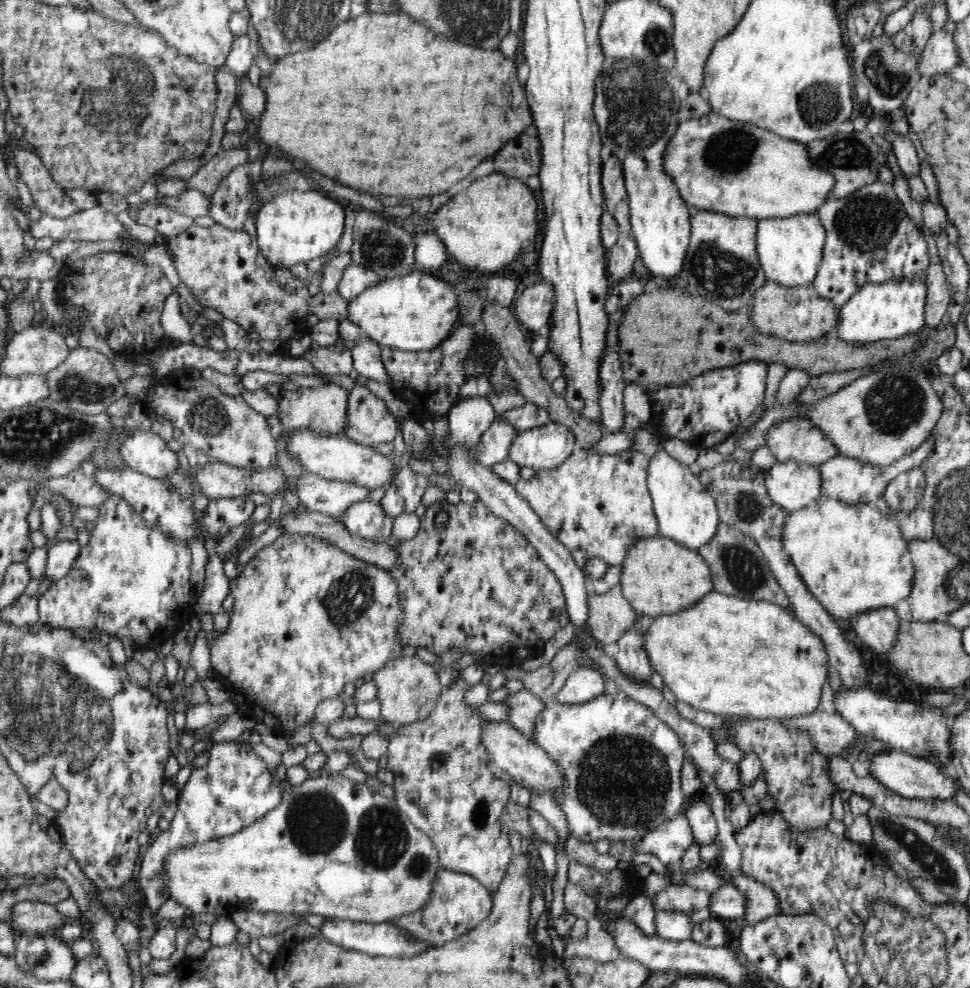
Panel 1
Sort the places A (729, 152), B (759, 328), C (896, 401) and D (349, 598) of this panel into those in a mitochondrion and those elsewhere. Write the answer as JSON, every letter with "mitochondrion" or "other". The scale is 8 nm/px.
{"A":"mitochondrion","B":"other","C":"mitochondrion","D":"mitochondrion"}

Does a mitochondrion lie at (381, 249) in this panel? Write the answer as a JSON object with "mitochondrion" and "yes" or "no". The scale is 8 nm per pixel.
{"mitochondrion":"yes"}

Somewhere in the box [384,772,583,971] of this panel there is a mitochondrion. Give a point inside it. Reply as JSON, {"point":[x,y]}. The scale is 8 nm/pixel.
{"point":[480,816]}

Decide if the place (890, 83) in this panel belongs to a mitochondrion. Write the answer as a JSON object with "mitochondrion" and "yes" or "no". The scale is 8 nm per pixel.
{"mitochondrion":"yes"}

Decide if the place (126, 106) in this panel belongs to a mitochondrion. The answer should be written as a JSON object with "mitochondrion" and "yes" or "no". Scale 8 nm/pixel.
{"mitochondrion":"yes"}

